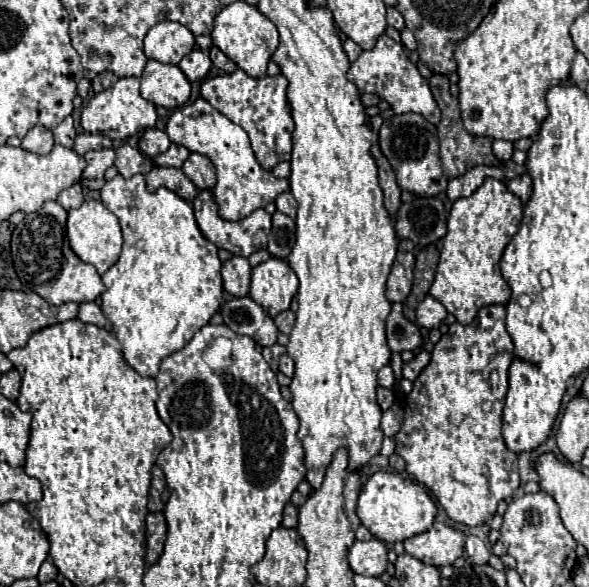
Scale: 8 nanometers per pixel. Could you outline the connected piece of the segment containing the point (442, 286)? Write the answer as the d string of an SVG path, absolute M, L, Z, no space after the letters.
M486 177L470 197L454 201L430 295L438 299L462 325L470 325L480 307L494 303L506 305L510 301L512 291L500 273L500 257L512 235L518 231L520 221L520 199L498 179Z

